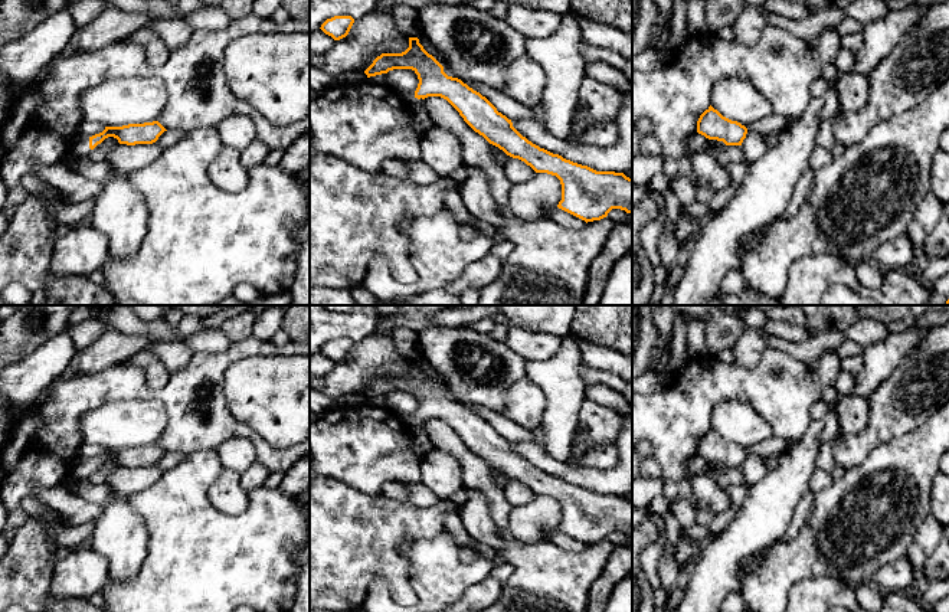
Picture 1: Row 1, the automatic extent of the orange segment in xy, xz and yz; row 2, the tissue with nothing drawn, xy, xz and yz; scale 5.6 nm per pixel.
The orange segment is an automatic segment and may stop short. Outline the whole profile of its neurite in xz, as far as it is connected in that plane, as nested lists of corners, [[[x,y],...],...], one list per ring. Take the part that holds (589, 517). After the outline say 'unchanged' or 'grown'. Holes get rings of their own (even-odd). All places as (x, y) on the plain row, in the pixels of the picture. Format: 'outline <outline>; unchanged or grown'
outline [[[409,360],[409,370],[402,376],[377,379],[364,396],[370,400],[393,392],[412,392],[418,397],[415,420],[446,422],[490,467],[524,484],[536,495],[556,498],[562,507],[559,531],[586,546],[606,540],[612,531],[632,536],[632,501],[624,495],[596,494],[533,467],[485,419],[461,402],[448,399],[418,360]]]; unchanged

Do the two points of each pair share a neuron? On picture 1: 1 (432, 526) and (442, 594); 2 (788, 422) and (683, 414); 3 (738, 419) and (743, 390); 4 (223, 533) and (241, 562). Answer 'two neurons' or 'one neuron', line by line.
1: two neurons
2: one neuron
3: two neurons
4: one neuron

